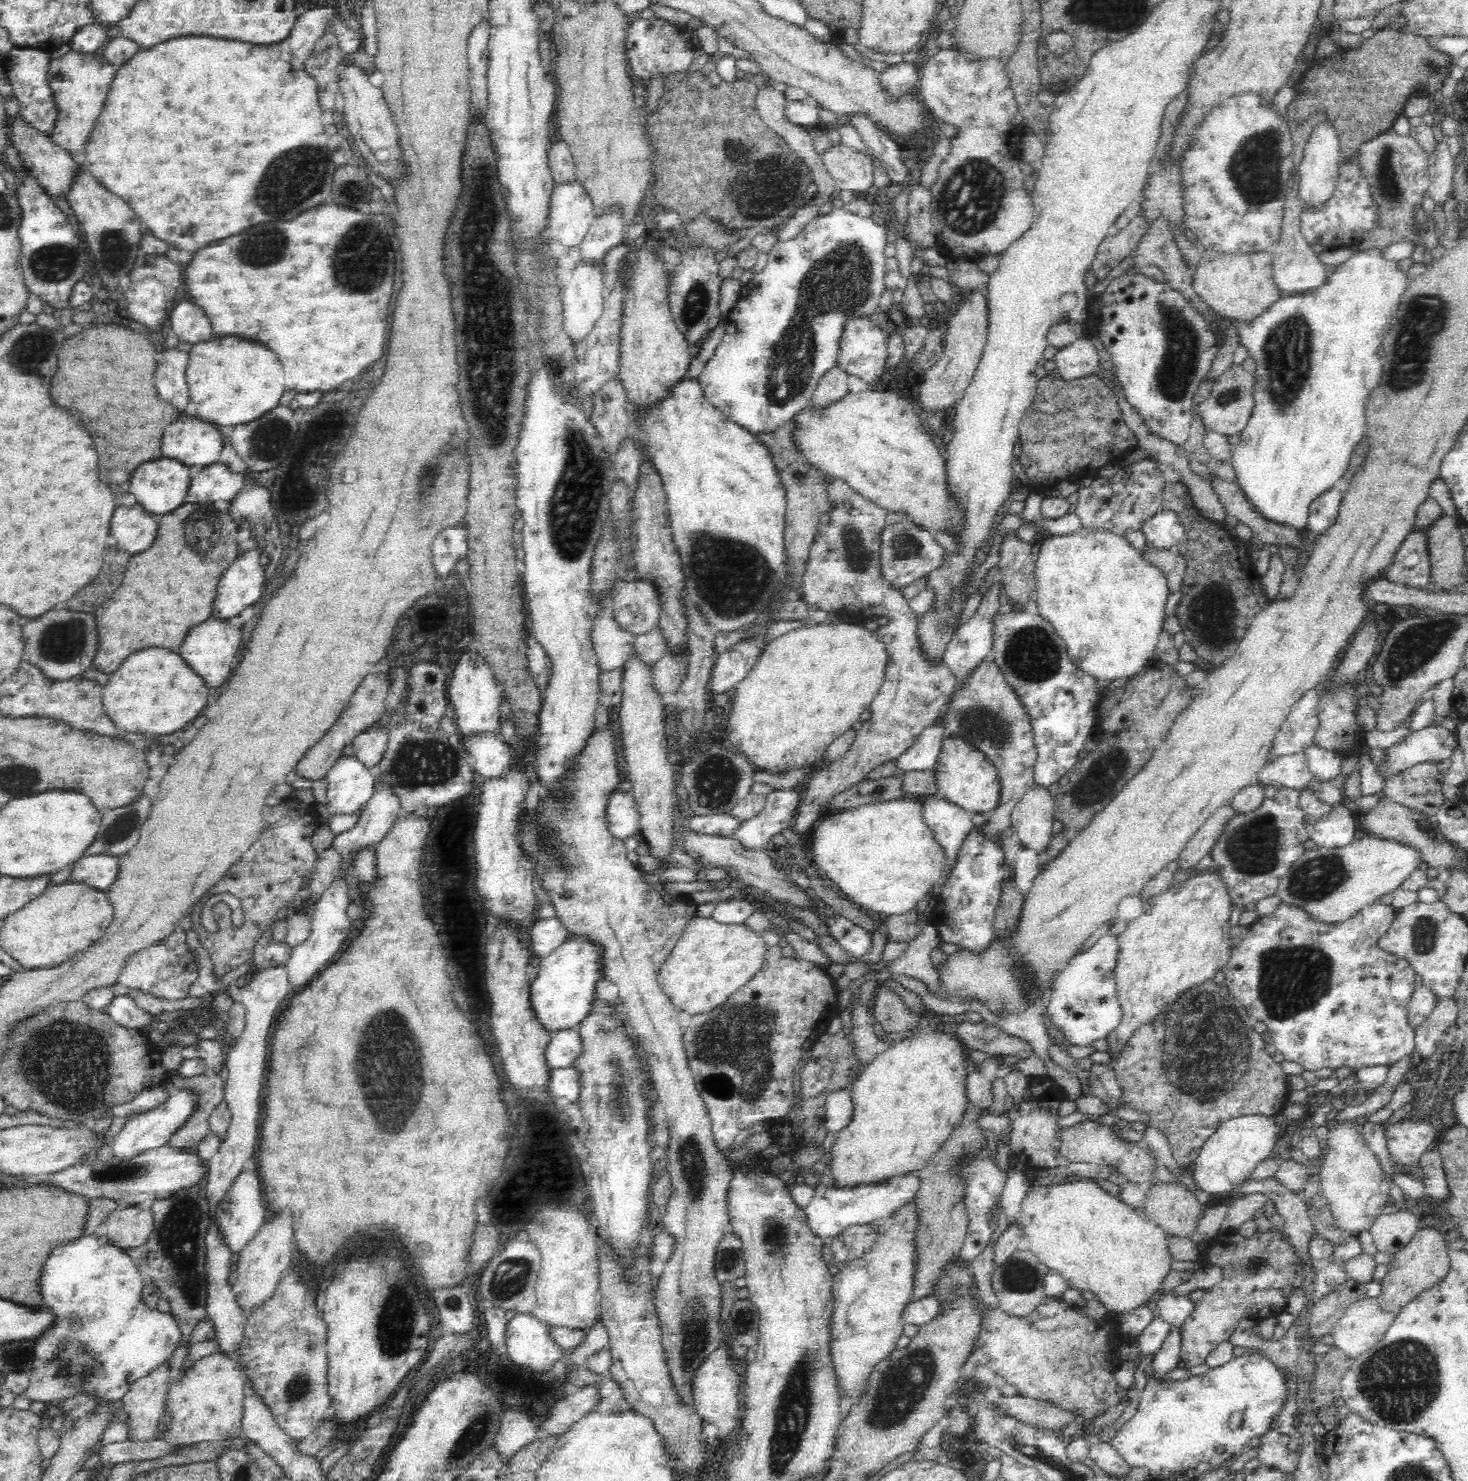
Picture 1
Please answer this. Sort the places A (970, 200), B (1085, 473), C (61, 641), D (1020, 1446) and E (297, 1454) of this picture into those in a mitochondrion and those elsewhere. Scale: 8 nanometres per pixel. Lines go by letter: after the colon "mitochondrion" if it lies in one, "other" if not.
A: mitochondrion
B: other
C: mitochondrion
D: mitochondrion
E: other

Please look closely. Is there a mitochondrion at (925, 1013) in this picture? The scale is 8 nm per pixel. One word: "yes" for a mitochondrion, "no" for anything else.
no

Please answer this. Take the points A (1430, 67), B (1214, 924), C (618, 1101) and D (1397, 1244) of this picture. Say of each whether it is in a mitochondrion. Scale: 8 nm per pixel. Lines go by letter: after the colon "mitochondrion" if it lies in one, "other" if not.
A: mitochondrion
B: other
C: mitochondrion
D: other

